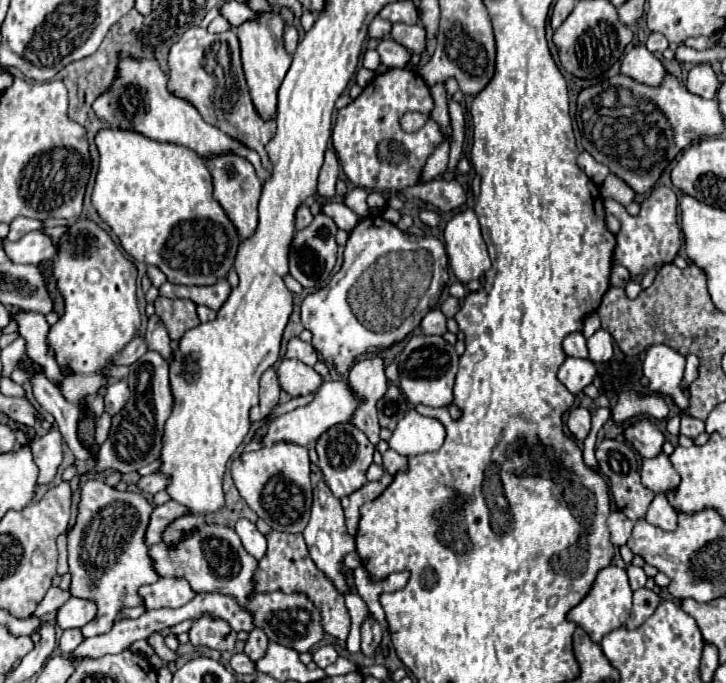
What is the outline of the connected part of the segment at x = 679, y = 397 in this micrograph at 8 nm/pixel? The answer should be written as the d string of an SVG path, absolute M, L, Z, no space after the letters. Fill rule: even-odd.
M659 344L647 350L643 362L643 374L649 378L649 390L669 396L681 408L681 412L687 412L689 396L683 394L679 388L683 370L685 370L685 356L673 350L671 346Z

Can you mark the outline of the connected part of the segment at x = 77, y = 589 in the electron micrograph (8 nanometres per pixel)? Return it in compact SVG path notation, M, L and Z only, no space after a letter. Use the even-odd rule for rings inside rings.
M91 478L81 486L77 520L67 534L67 552L71 595L89 599L97 606L95 618L81 628L85 638L109 632L121 610L143 604L139 588L159 580L145 542L153 508L155 504L143 494L119 492L99 478Z

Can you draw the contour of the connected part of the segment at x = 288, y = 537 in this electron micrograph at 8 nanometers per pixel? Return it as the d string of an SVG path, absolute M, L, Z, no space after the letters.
M275 530L267 534L267 554L259 560L255 582L259 592L267 592L267 590L283 590L285 594L303 592L319 610L323 630L341 642L347 640L351 620L349 620L349 612L345 608L343 596L337 592L333 582L313 564L307 544L303 540L303 534L287 534L287 532L275 532Z

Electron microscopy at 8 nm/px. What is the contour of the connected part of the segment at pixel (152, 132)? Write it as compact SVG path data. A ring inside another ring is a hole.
M119 52L117 76L115 76L113 84L109 86L109 90L103 92L93 102L93 112L103 122L107 122L111 128L135 130L157 142L183 144L183 146L195 150L201 158L213 156L213 152L229 152L229 148L233 148L233 152L241 152L241 156L251 158L251 164L255 166L257 176L263 182L269 180L271 172L263 168L261 158L255 150L243 148L239 142L235 142L231 136L221 132L217 126L207 124L191 102L187 102L179 96L173 96L173 92L167 88L167 82L169 82L169 74L165 70L161 70L161 66L155 58L145 60L145 58L133 58L129 52Z

